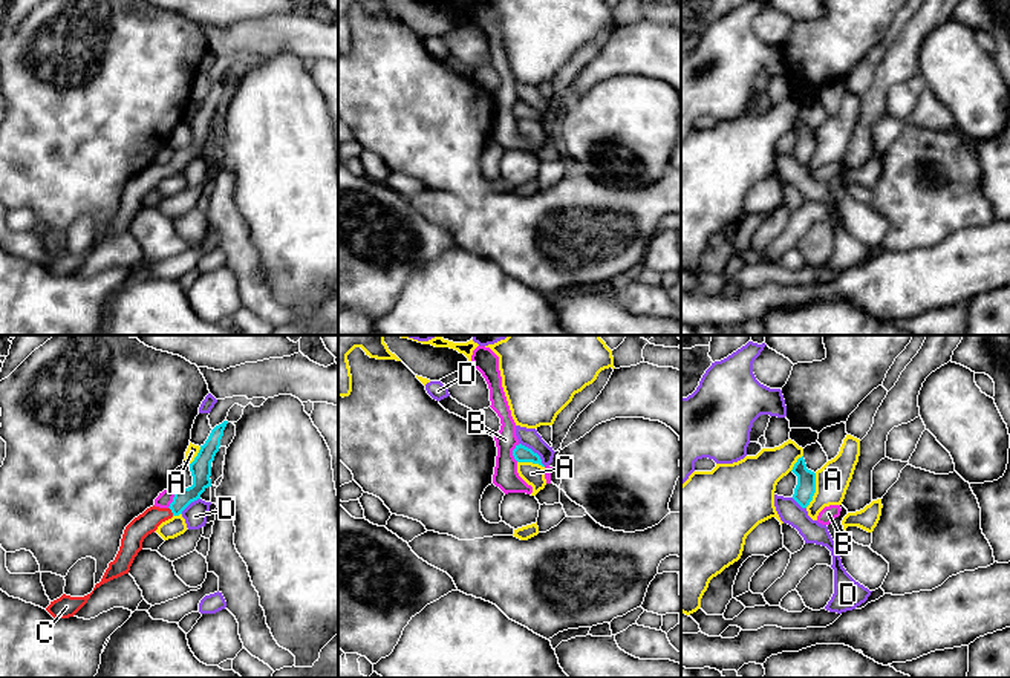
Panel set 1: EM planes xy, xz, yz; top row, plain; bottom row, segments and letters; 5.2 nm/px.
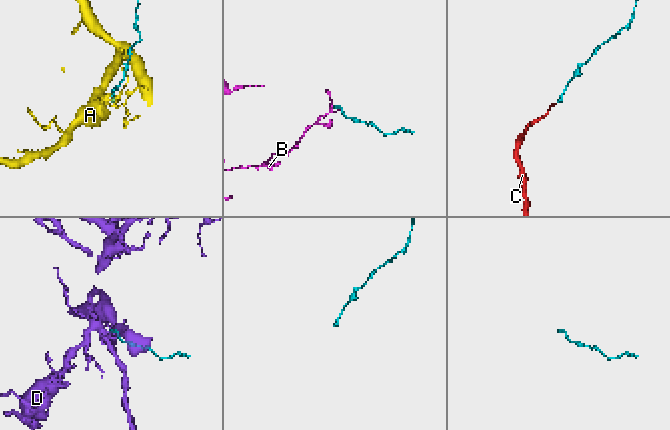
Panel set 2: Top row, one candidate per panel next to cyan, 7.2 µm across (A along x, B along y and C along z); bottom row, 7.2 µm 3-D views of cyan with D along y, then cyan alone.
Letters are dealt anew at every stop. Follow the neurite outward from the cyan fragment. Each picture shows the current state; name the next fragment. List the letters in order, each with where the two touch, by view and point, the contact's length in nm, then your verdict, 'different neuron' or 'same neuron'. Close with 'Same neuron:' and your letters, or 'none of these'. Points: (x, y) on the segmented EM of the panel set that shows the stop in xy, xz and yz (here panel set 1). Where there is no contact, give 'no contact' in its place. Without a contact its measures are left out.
A: yz (814, 490) | 190 nm | different neuron
B: xy (173, 498) | 120 nm | different neuron
C: xy (172, 511) | 50 nm | same neuron
D: xz (533, 452) | 190 nm | different neuron
Same neuron: C

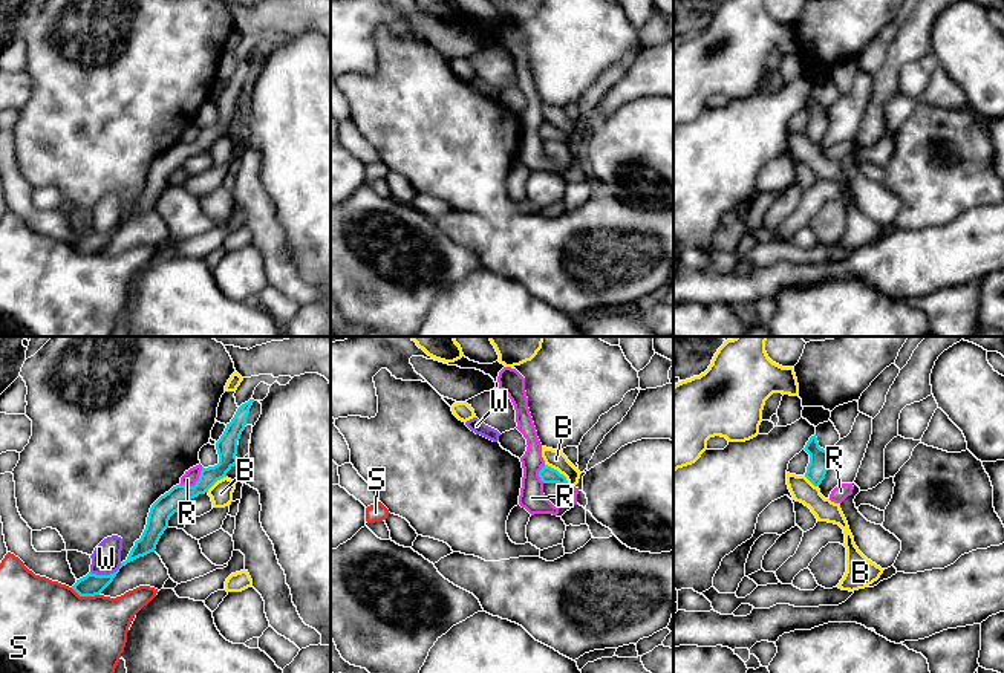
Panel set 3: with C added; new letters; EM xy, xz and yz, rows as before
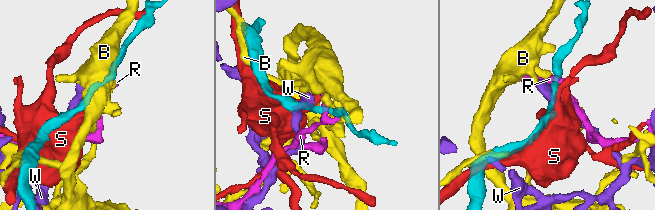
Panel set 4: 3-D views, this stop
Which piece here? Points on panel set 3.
B: xz (559, 473) | 190 nm | different neuron
R: xy (196, 484) | 160 nm | different neuron
S: xy (84, 595) | 160 nm | different neuron
W: xy (106, 575) | 180 nm | different neuron
Same neuron: none of these

